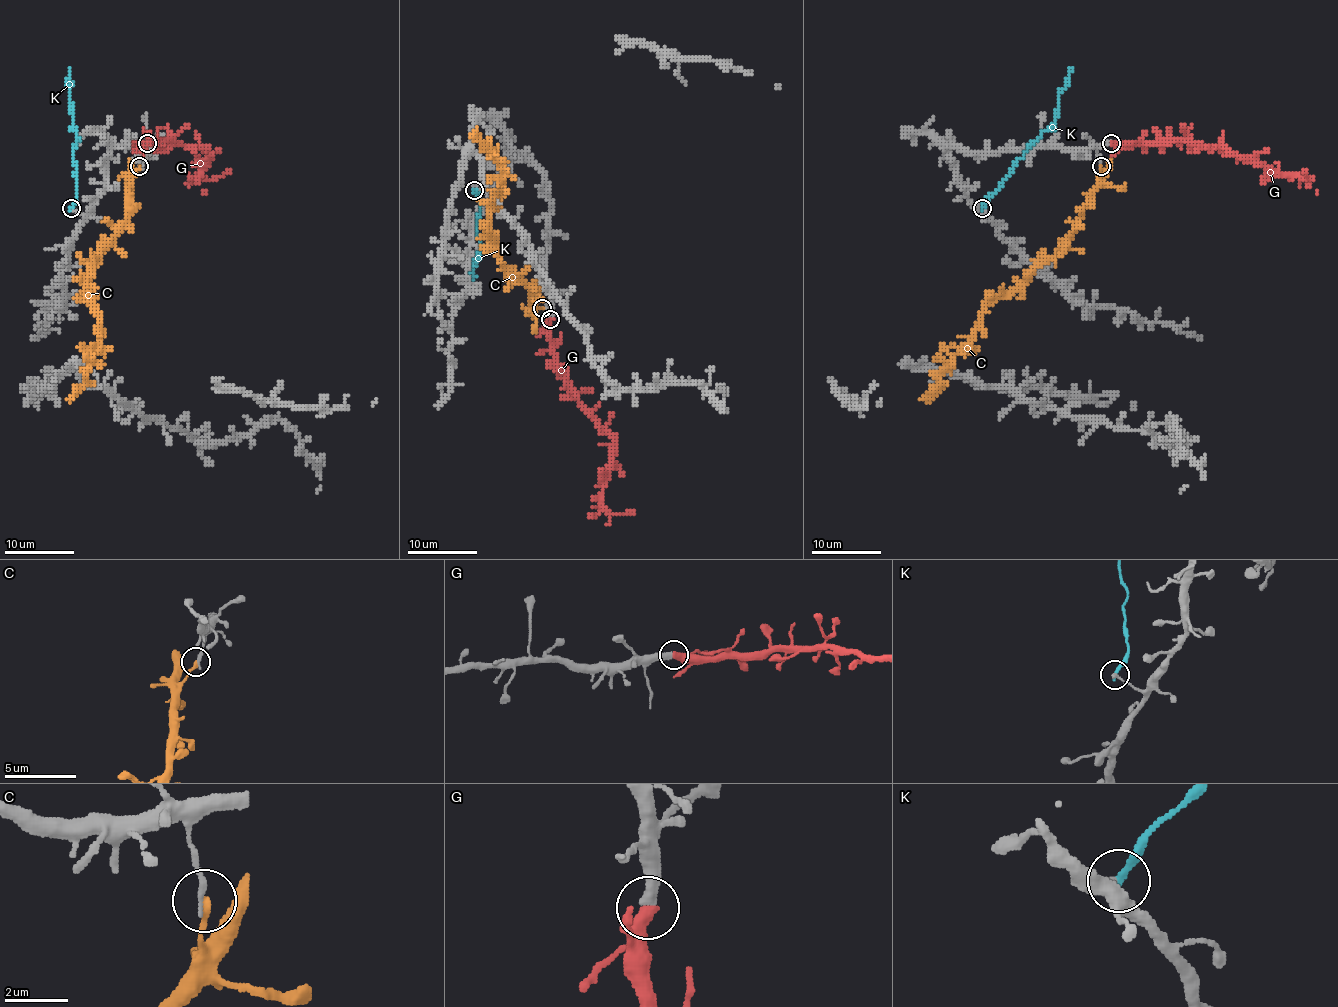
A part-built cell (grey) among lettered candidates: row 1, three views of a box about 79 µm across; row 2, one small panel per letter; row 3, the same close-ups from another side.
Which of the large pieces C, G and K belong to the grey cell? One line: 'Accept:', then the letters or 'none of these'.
Accept: G

